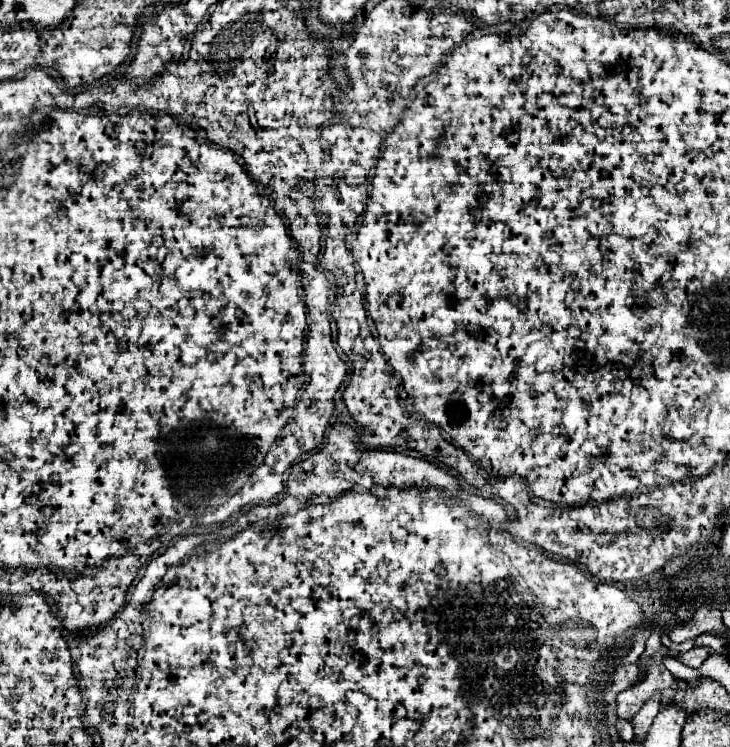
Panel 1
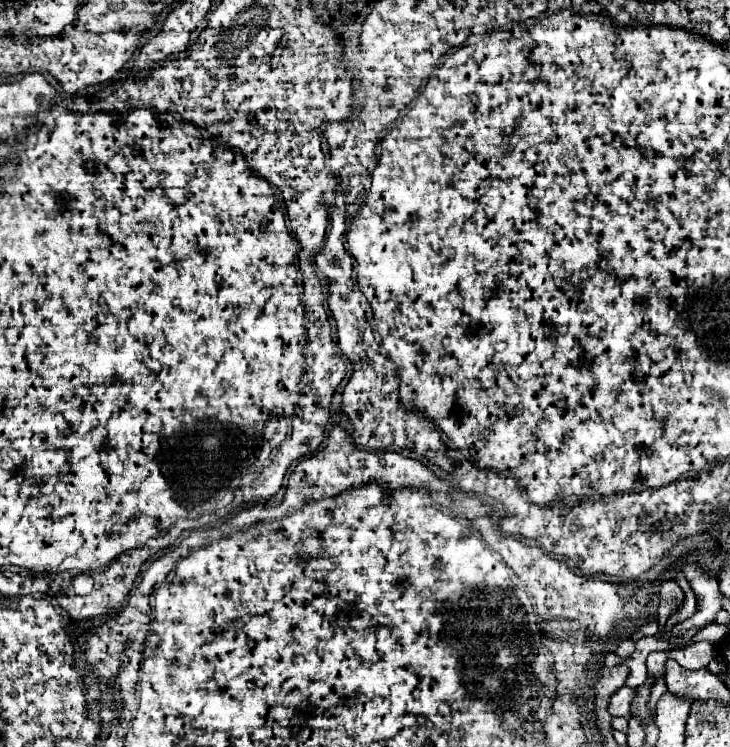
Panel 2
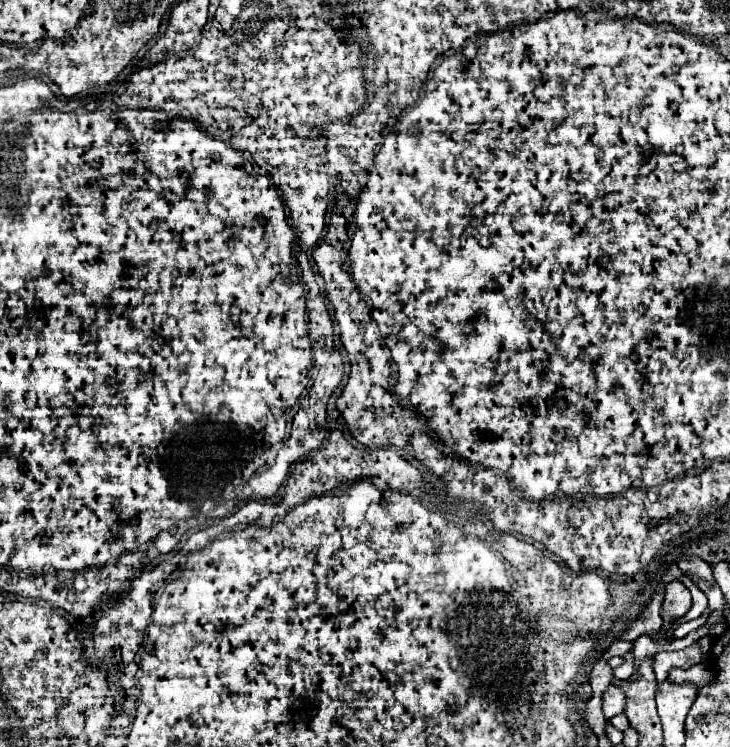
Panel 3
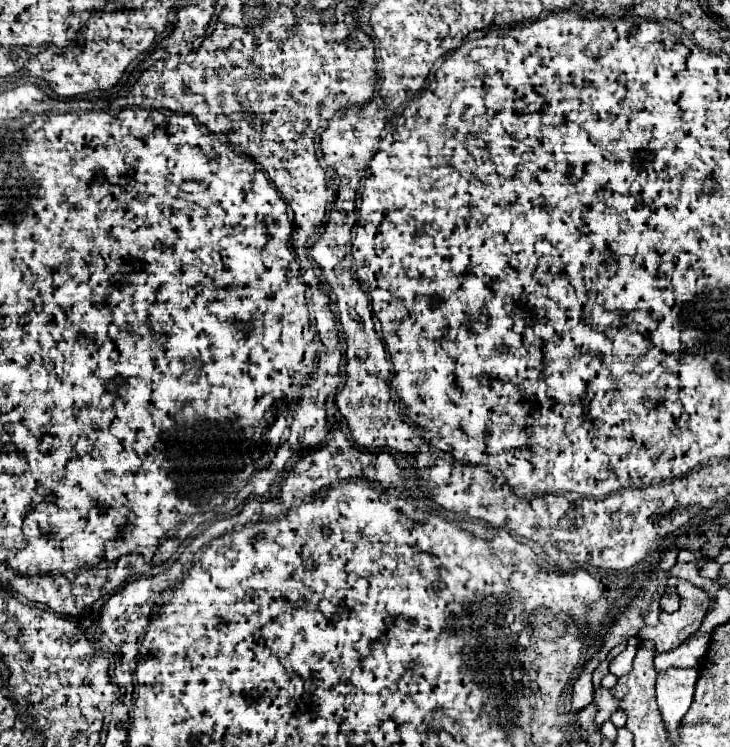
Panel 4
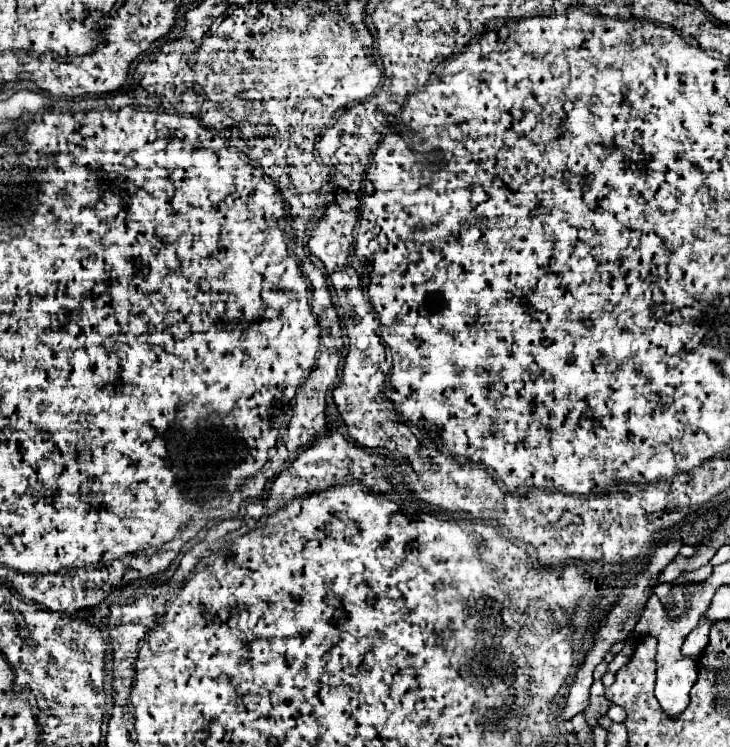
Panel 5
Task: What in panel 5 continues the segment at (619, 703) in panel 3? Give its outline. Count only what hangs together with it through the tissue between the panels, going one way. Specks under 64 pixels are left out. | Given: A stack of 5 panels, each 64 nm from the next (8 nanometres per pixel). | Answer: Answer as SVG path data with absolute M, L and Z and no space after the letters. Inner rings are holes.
M594 680L592 684L592 702L588 704L588 708L584 710L584 716L586 716L586 722L590 726L598 726L598 716L600 714L606 714L606 710L610 708L610 702L606 700L604 696L604 686L602 686L602 680Z

